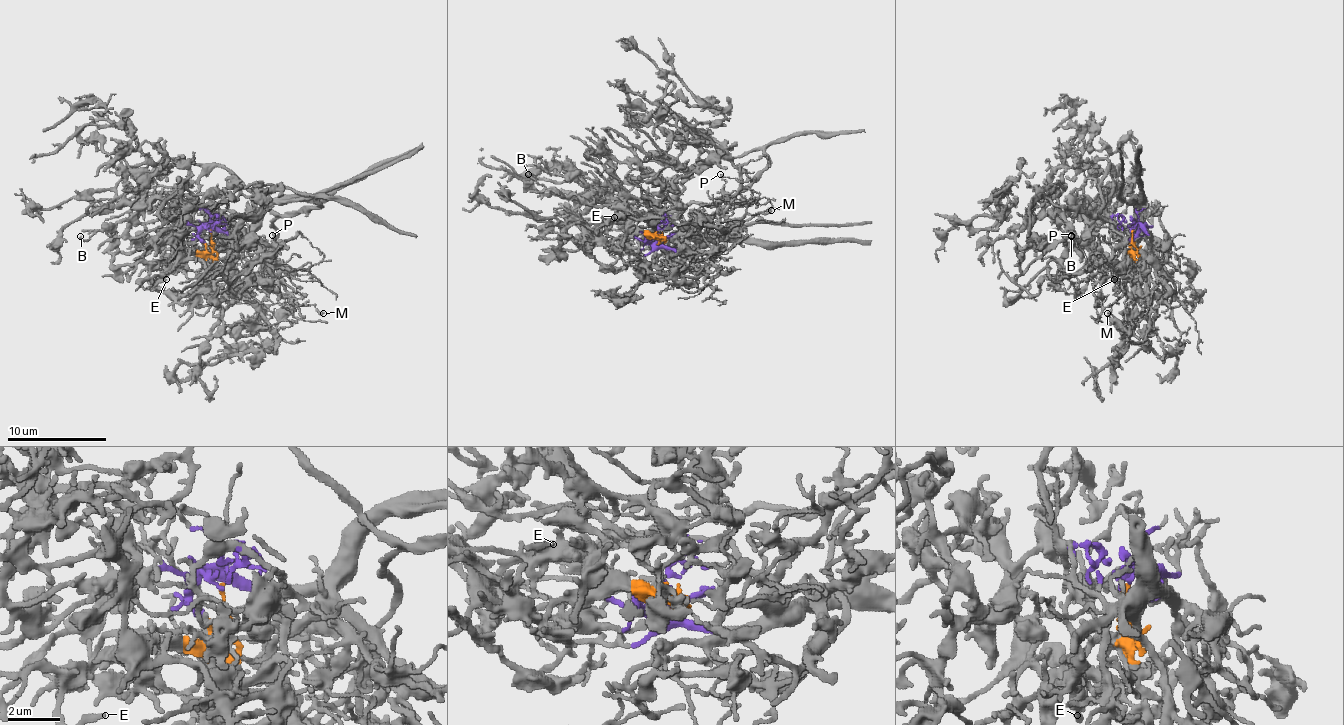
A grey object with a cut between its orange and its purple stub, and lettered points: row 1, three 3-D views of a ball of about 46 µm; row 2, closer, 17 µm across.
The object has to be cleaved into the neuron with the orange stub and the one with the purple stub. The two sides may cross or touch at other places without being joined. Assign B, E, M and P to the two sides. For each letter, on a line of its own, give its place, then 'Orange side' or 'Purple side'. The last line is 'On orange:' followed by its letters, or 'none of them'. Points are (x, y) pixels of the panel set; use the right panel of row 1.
B: Place: (1071, 236). Orange side
E: Place: (1114, 279). Orange side
M: Place: (1107, 313). Purple side
P: Place: (1071, 235). Purple side
On orange: B, E

